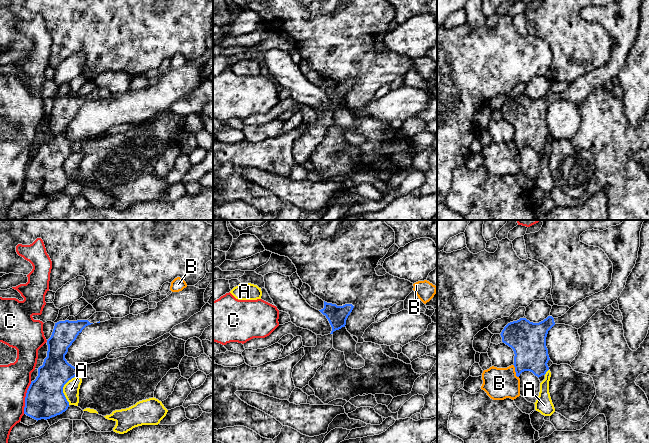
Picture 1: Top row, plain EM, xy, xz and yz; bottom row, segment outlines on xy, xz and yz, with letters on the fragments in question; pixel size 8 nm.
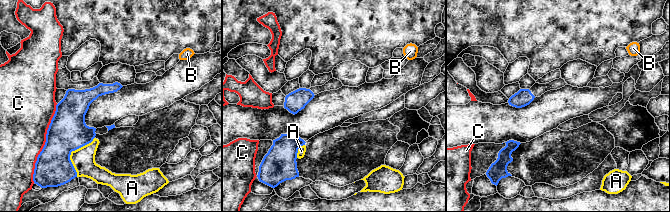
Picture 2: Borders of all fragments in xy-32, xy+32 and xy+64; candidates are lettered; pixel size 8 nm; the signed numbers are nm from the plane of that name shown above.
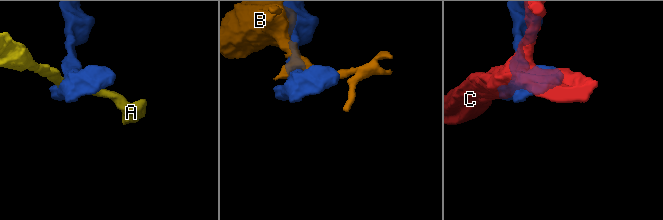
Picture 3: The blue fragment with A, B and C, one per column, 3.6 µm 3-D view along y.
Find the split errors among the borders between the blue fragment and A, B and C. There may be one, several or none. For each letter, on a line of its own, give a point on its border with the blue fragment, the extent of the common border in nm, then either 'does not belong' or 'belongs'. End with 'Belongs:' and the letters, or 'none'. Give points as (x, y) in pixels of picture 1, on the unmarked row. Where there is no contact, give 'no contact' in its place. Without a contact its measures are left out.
A: meets blue in xy at (62, 164); contact 260 nm long; does not belong
B: meets blue in yz at (515, 147); contact 120 nm long; does not belong
C: meets blue in xy at (25, 174); contact 260 nm long; does not belong
Belongs: none

